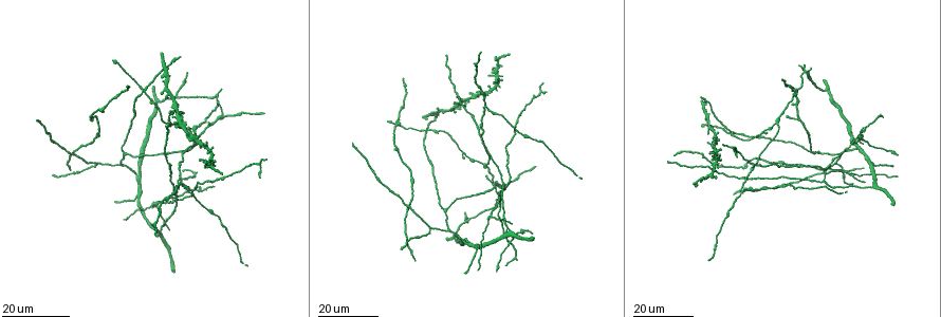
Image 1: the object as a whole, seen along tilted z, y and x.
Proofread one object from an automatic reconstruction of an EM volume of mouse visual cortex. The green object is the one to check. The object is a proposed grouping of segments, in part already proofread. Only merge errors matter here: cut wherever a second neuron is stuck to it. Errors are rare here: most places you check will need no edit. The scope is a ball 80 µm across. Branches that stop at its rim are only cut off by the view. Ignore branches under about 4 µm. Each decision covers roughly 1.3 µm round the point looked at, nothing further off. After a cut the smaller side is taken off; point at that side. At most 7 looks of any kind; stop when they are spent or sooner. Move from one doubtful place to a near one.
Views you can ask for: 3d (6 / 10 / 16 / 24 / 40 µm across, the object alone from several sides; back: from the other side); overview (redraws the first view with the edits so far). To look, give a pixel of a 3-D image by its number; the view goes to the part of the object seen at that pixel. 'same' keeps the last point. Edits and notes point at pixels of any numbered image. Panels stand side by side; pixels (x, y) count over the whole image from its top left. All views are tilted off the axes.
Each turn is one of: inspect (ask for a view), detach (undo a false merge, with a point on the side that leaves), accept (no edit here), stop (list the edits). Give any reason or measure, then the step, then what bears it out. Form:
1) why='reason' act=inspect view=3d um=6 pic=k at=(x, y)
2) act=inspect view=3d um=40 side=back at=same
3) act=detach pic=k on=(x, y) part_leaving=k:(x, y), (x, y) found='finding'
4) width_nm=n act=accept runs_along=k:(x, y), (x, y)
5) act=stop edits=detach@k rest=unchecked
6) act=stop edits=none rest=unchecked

why='looks like a crossing' act=inspect view=3d um=24 pic=1 at=(824, 169)

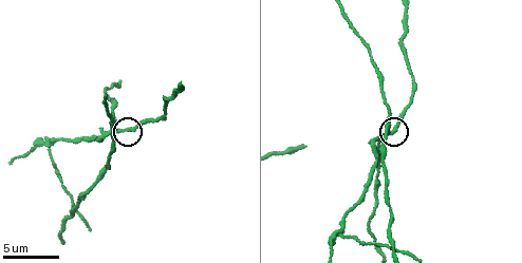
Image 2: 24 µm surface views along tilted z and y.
act=inspect view=3d um=10 at=same

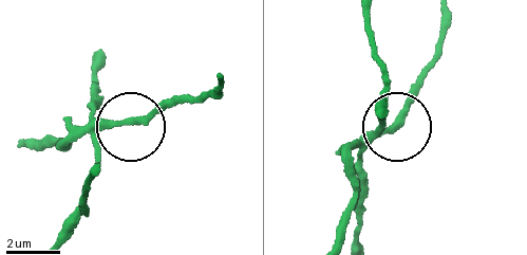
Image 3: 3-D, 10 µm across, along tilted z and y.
act=inspect view=3d um=6 pic=3 at=(104, 122)

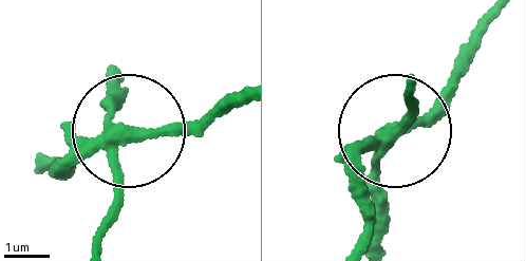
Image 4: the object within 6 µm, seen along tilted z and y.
act=detach pic=4 on=(67, 176) part_leaving=4:(111, 135), (238, 97) found='a second neuron is stuck on'

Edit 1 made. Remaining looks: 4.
why='three-way junction' act=inspect view=3d um=24 pic=1 at=(179, 183)

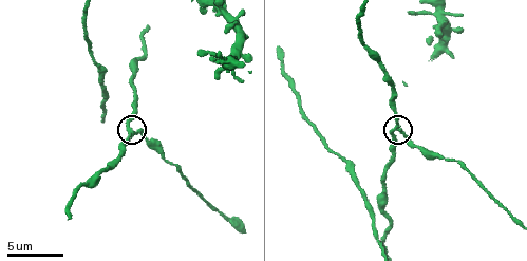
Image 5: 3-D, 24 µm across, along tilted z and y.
act=inspect view=3d um=10 pic=5 at=(396, 124)

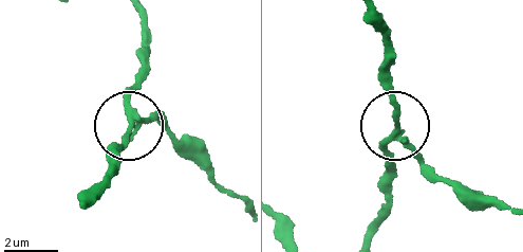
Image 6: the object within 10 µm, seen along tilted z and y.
arms=3 act=accept runs_along=6:(139, 10), (146, 64), (130, 103), (128, 136), (107, 152) found='continuous, no second neuron'

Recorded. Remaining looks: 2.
why='a fork' act=inspect view=3d um=16 pic=1 at=(220, 114)

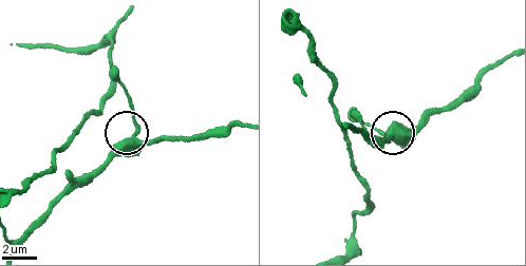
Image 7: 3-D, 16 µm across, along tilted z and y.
why='zoom in' act=inspect view=3d um=6 pic=7 at=(132, 137)

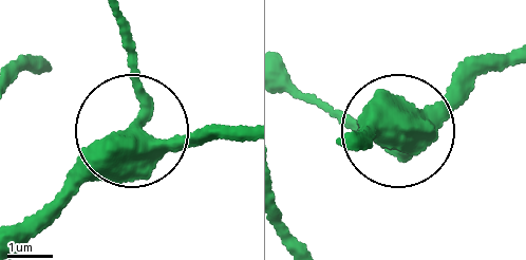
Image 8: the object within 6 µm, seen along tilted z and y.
arms=3 act=accept runs_along=8:(29, 226), (133, 124), (142, 93), (128, 15) found='one neuron here'

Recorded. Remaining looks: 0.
act=stop edits=detach@4 rest=unchecked

